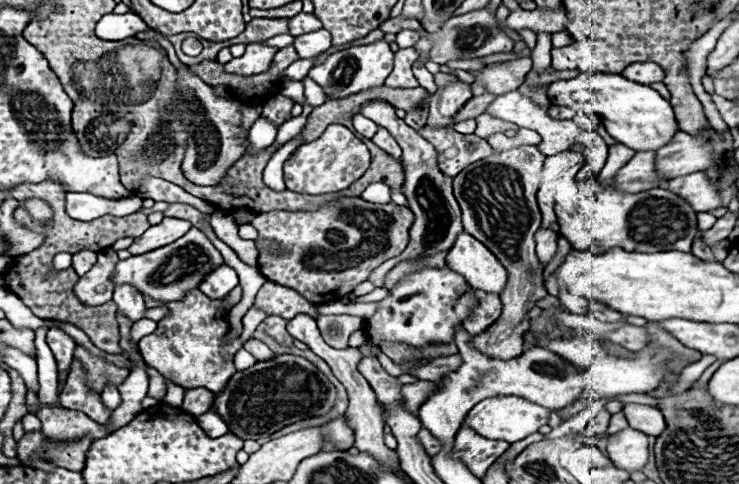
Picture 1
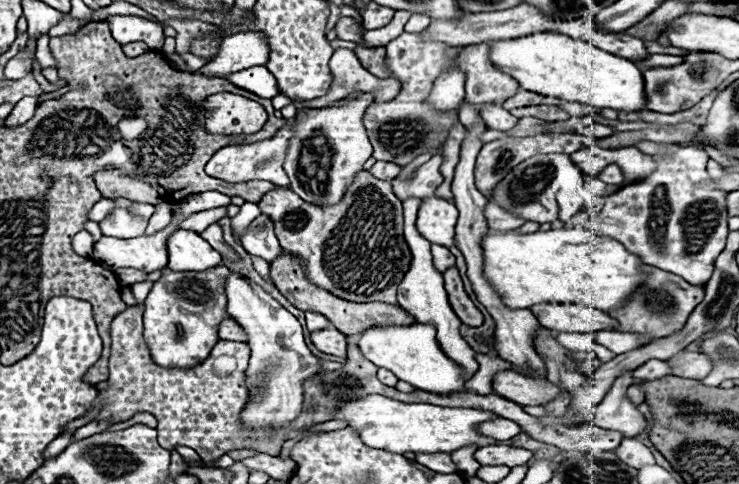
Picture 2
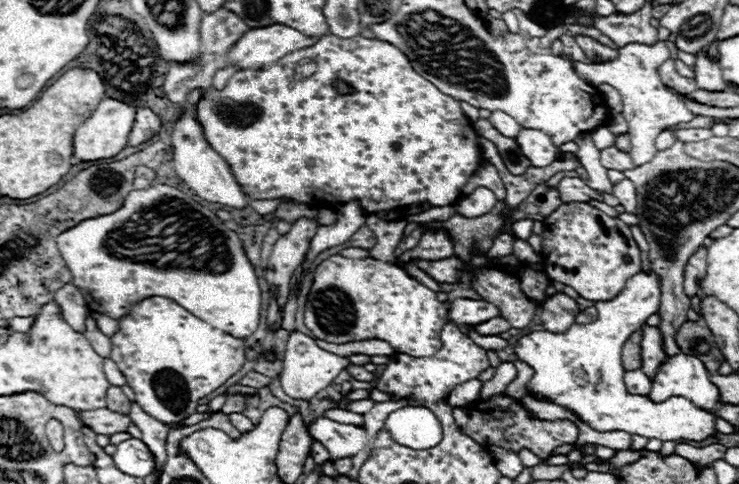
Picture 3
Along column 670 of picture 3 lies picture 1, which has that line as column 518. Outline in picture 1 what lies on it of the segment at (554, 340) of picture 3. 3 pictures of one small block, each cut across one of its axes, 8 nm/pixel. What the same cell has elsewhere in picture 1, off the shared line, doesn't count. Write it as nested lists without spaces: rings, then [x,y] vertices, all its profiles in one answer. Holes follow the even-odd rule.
[[[498,396],[498,398],[488,398],[478,402],[464,418],[462,426],[472,428],[474,432],[478,432],[482,438],[488,440],[506,440],[506,442],[518,442],[524,440],[526,436],[538,432],[540,426],[544,426],[548,422],[550,412],[538,404],[532,404],[528,400],[522,398],[514,398],[514,396]]]

